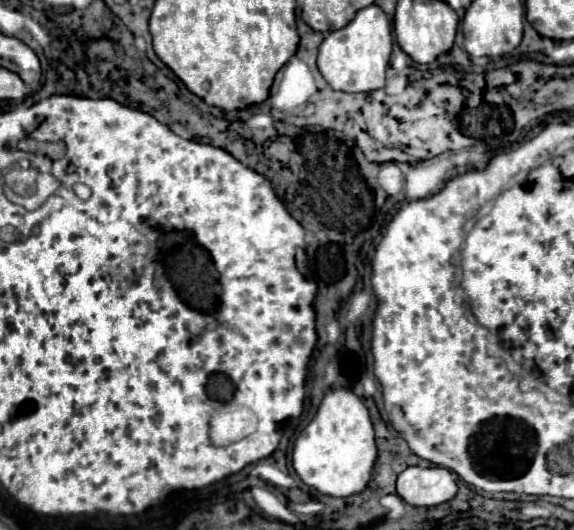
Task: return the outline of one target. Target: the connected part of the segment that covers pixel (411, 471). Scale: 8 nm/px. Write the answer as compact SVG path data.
M410 466L400 472L396 482L398 496L410 506L438 506L452 500L458 492L456 476L440 466Z

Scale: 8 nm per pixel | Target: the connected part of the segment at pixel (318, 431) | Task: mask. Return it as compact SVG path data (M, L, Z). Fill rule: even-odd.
M346 388L328 390L314 420L302 430L294 444L292 466L300 480L320 494L346 498L362 492L372 476L378 456L370 414L362 400Z

